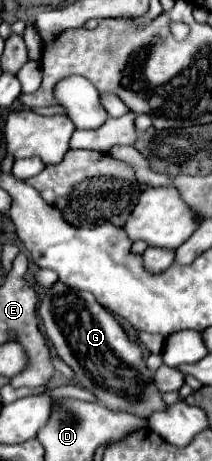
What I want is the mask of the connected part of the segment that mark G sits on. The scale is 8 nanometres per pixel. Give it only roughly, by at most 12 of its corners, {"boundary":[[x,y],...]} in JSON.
{"boundary":[[57,281],[39,317],[107,409],[167,409],[139,343],[89,291]]}

